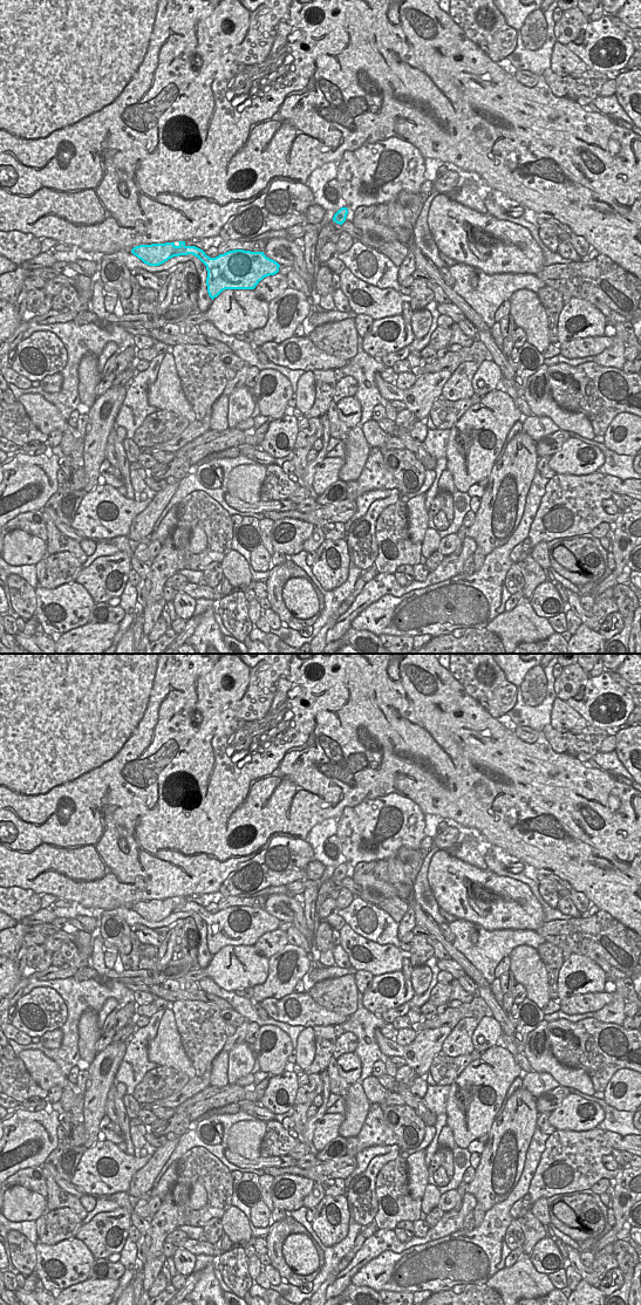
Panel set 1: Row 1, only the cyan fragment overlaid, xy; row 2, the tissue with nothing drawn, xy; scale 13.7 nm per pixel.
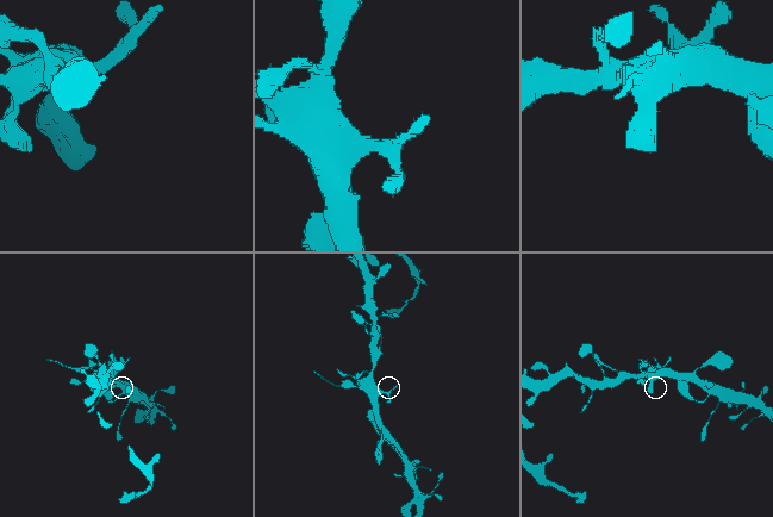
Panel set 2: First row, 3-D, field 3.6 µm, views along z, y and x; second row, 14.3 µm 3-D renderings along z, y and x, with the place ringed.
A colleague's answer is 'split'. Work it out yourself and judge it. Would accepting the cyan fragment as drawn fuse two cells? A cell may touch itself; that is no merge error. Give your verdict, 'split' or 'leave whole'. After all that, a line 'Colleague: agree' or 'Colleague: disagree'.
split
Colleague: agree

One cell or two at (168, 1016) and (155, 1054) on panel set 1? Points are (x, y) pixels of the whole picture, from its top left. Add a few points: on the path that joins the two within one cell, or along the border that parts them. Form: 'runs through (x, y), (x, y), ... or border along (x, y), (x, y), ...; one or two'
runs through (168, 1025), (168, 1040), (164, 1045); one

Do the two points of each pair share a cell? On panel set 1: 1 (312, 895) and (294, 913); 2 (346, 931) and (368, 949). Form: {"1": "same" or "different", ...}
{"1": "different", "2": "same"}

